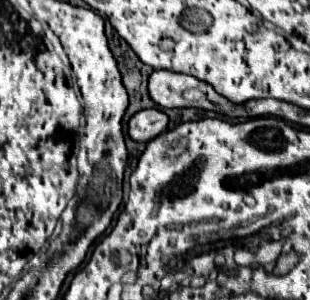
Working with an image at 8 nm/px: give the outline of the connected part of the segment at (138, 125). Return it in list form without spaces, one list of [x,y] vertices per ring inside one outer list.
[[[156,108],[140,110],[128,120],[128,136],[134,142],[150,142],[168,126],[168,116]]]

